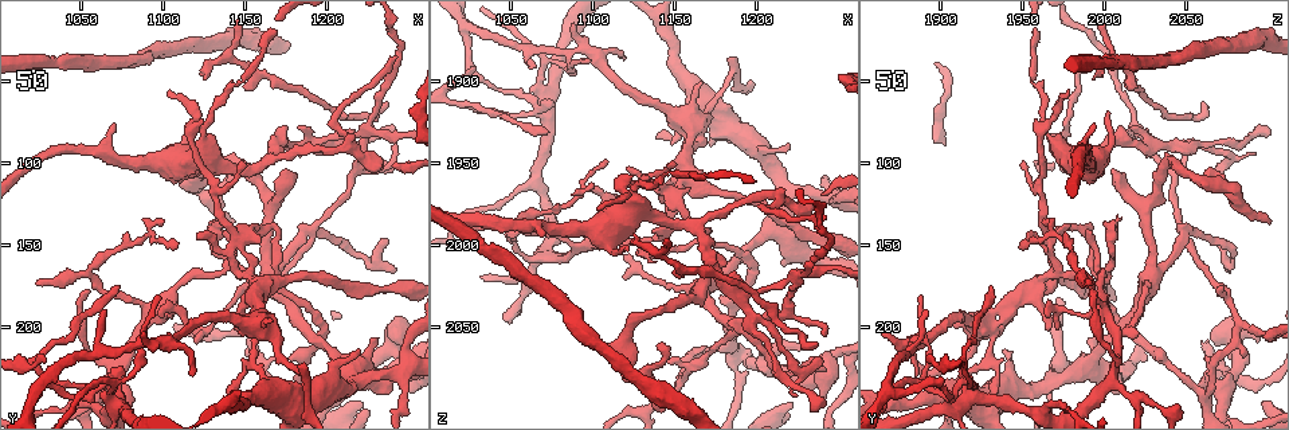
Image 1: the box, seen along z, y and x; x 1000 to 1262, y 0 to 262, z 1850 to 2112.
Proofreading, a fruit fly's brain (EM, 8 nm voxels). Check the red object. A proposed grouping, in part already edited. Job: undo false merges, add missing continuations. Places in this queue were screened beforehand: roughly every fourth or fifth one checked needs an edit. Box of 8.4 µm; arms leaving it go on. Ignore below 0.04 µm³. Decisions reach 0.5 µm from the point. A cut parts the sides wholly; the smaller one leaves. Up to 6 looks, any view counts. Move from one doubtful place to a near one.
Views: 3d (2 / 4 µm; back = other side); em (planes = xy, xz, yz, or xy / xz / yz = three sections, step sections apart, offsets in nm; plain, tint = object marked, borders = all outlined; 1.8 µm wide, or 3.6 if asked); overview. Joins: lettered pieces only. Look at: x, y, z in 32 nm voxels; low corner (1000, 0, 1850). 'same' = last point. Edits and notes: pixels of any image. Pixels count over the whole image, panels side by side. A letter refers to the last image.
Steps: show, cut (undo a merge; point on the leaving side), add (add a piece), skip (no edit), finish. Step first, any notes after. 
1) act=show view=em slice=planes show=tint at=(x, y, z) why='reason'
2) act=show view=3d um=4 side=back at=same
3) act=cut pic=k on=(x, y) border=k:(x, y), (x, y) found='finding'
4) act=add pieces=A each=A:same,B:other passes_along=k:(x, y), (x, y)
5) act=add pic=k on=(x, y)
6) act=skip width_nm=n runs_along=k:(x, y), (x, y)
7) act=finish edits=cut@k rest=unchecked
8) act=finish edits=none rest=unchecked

act=show view=3d um=4 at=(1144, 144, 1966) why='three arms meet'

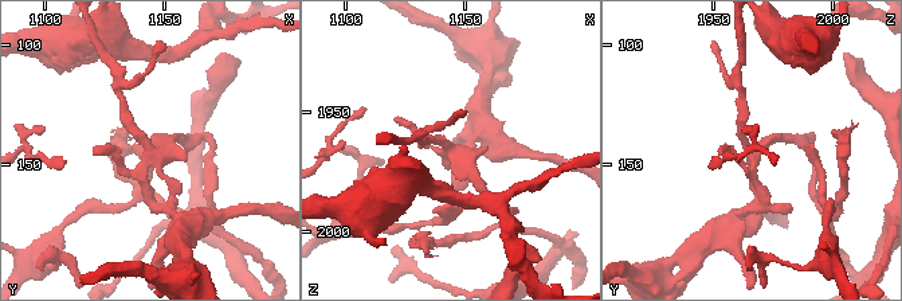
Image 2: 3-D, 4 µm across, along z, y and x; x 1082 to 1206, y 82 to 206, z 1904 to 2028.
act=show view=em slice=planes show=tint at=(1144, 145, 1966) why='need the tissue'

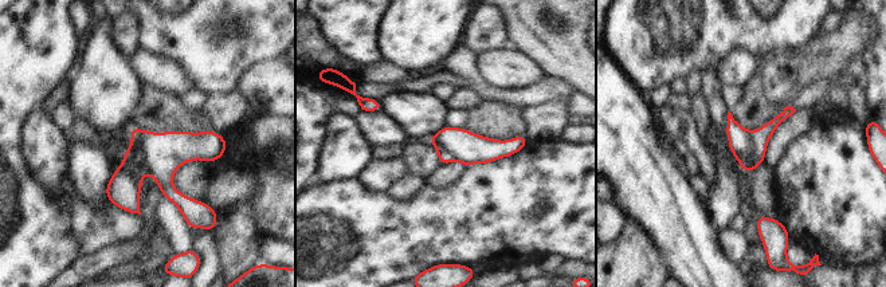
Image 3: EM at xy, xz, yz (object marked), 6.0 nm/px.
act=show view=em slice=planes show=borders at=same why='see the neighbours'

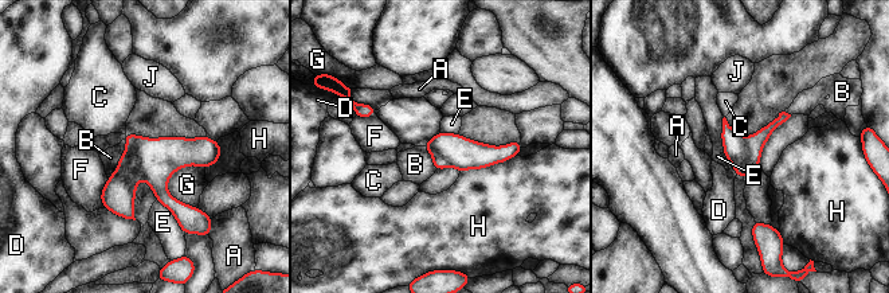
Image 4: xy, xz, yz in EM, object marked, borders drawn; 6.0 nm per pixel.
act=cut pic=4 on=(736, 149) longest_contact=H:380nm each=A:other,B:other,C:other,D:other,E:other,F:other,G:other,H:other,J:other border=4:(745, 137), (752, 161), (758, 164) found='two neurons meet here'

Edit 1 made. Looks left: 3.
act=show view=em slice=xy step=4 show=tint at=(1156, 202, 1930) why='four-way junction'

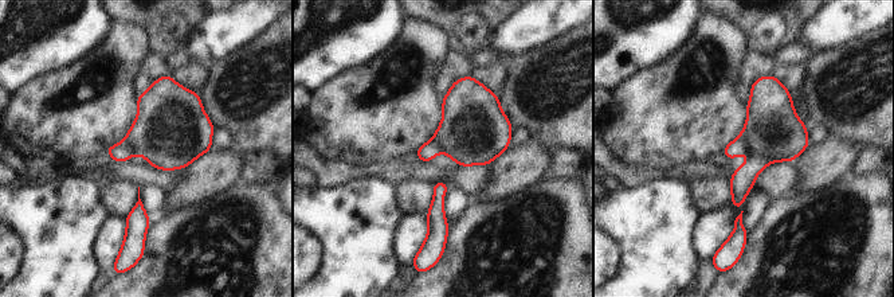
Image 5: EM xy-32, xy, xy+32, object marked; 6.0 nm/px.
act=show view=em slice=xz step=8 show=tint at=same

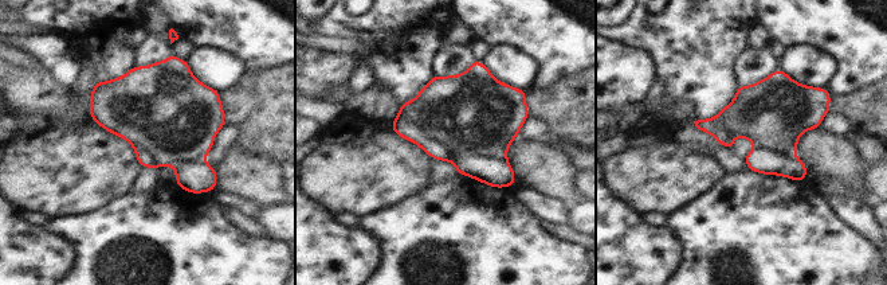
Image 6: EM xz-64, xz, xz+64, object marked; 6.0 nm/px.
act=show view=em slice=xz step=8 show=borders at=same why='see the neighbours'

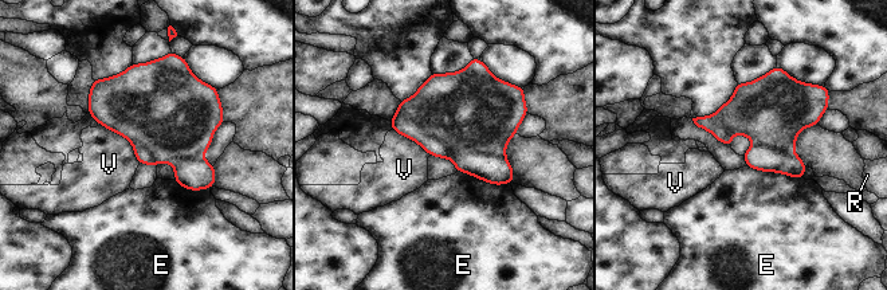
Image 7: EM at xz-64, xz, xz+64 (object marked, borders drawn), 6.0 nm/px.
act=cut pic=7 on=(468, 114) each=E:other,R:other,V:other border=7:(396, 114), (454, 153), (503, 156) found='a second neuron is stuck on'

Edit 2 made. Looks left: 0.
act=finish edits=cut@4,cut@7 rest=unchecked

